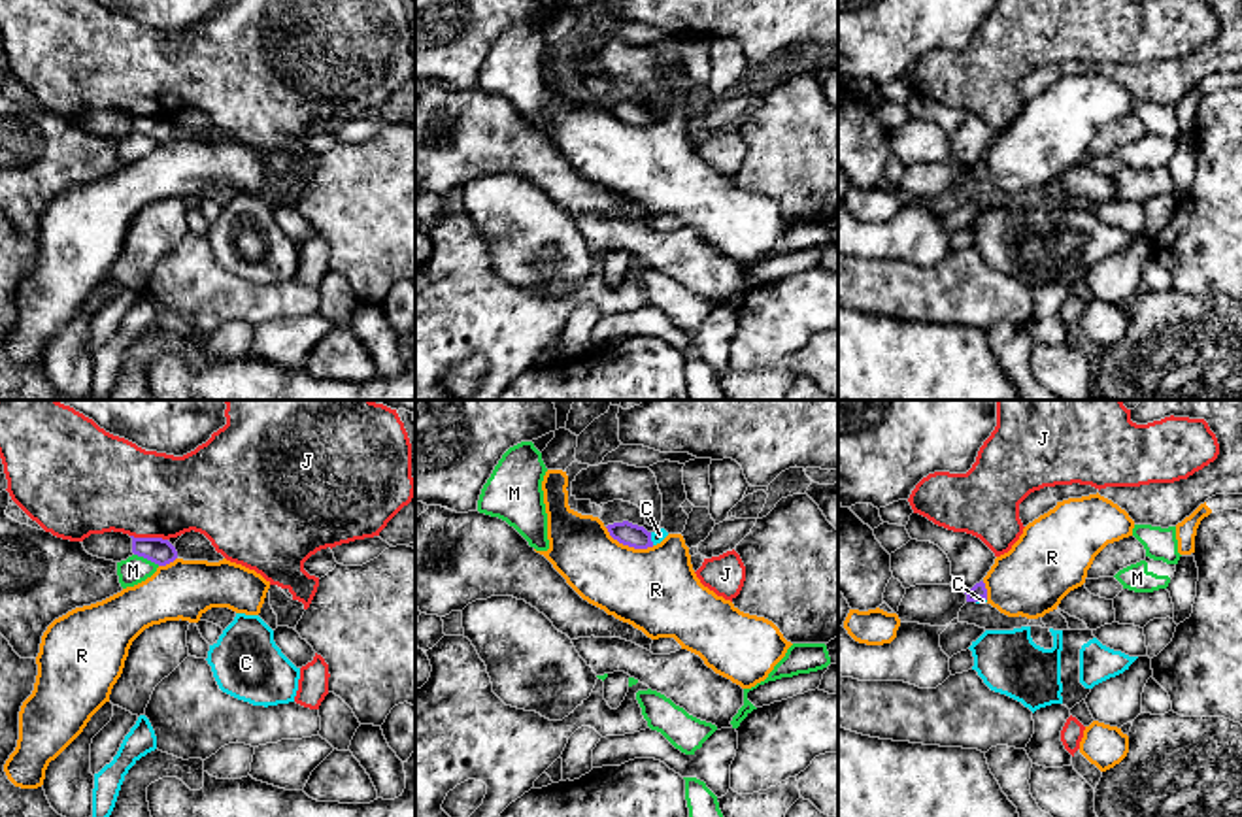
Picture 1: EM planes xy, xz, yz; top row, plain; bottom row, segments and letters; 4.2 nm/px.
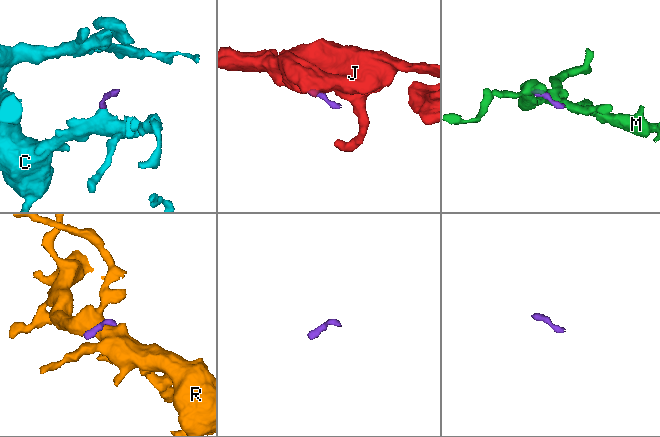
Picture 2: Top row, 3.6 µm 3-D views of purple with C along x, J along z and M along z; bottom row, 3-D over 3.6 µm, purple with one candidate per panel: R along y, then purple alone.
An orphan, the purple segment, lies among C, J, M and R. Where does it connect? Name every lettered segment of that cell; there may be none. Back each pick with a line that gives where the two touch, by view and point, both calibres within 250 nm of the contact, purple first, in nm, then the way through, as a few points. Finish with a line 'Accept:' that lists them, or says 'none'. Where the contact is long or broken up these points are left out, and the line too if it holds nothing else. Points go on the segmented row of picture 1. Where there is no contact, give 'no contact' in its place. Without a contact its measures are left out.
C: contact xz (650, 538); calibres 100 and 60 nm; way xz (625, 533), (650, 538), (659, 534)
Accept: C

